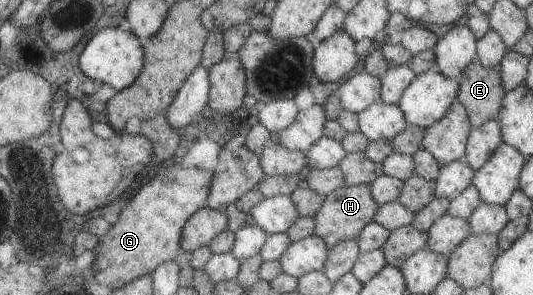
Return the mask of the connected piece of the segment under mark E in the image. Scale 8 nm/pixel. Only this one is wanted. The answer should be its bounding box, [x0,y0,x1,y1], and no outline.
[456,61,505,127]

